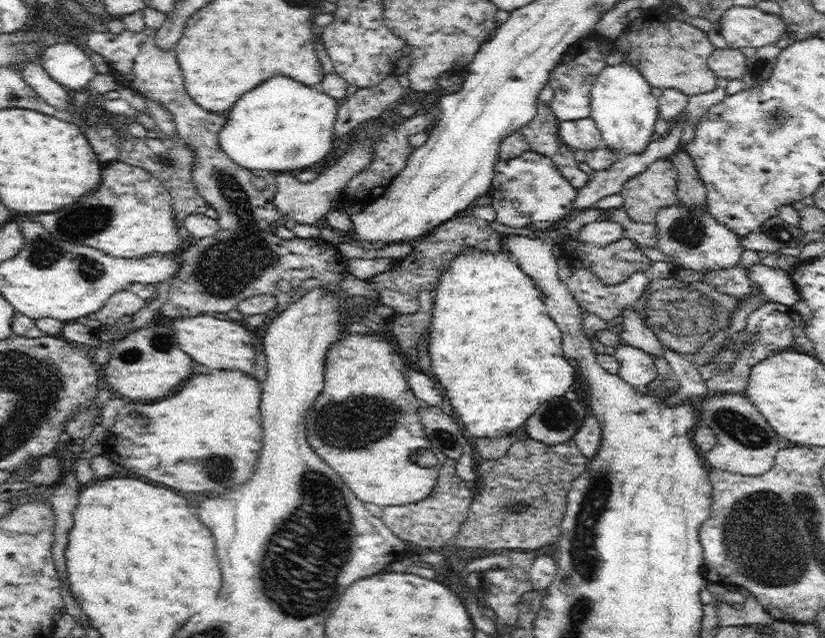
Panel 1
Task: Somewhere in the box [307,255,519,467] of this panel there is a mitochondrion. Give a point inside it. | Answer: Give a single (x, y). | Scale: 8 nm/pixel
(344, 427)

